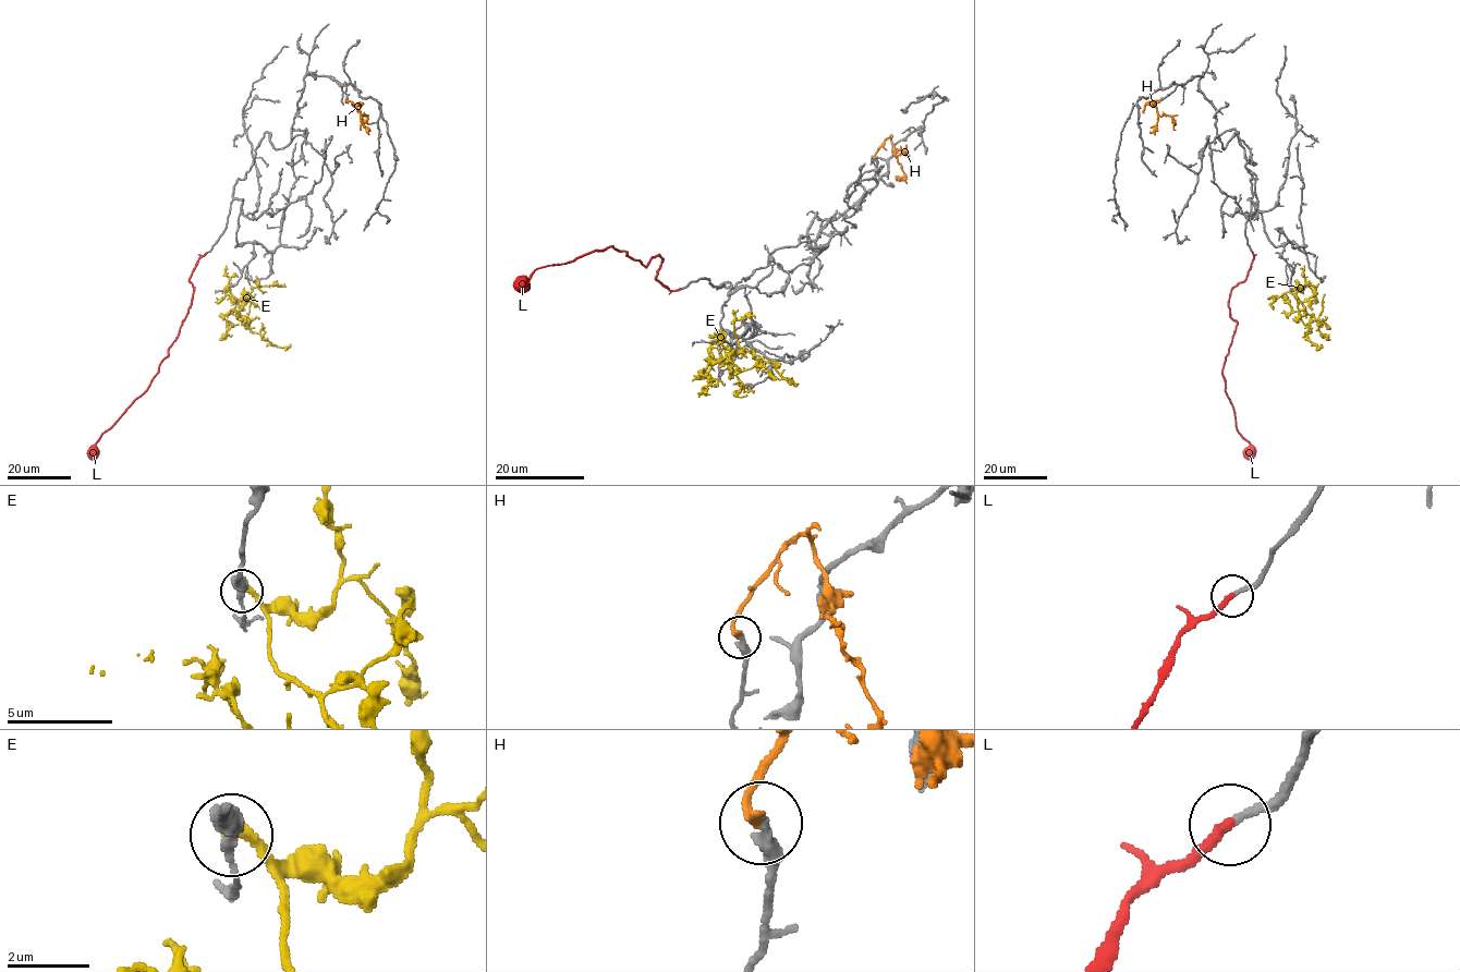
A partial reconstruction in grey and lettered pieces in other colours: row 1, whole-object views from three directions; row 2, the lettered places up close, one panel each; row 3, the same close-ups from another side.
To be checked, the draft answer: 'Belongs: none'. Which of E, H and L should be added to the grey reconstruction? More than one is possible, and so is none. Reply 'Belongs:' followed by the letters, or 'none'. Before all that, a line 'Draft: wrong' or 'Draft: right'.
Draft: wrong
Belongs: L

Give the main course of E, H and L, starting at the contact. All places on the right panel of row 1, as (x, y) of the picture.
E: (1290, 287), (1303, 304), (1299, 312), (1304, 325), (1309, 324), (1311, 329), (1309, 340), (1317, 347), (1321, 343)
H: (1159, 100), (1151, 100), (1144, 106), (1153, 105), (1159, 116), (1171, 117), (1175, 130)
L: (1252, 253), (1245, 279), (1231, 290), (1228, 303), (1237, 325), (1223, 373), (1238, 432), (1250, 444), (1250, 459)

